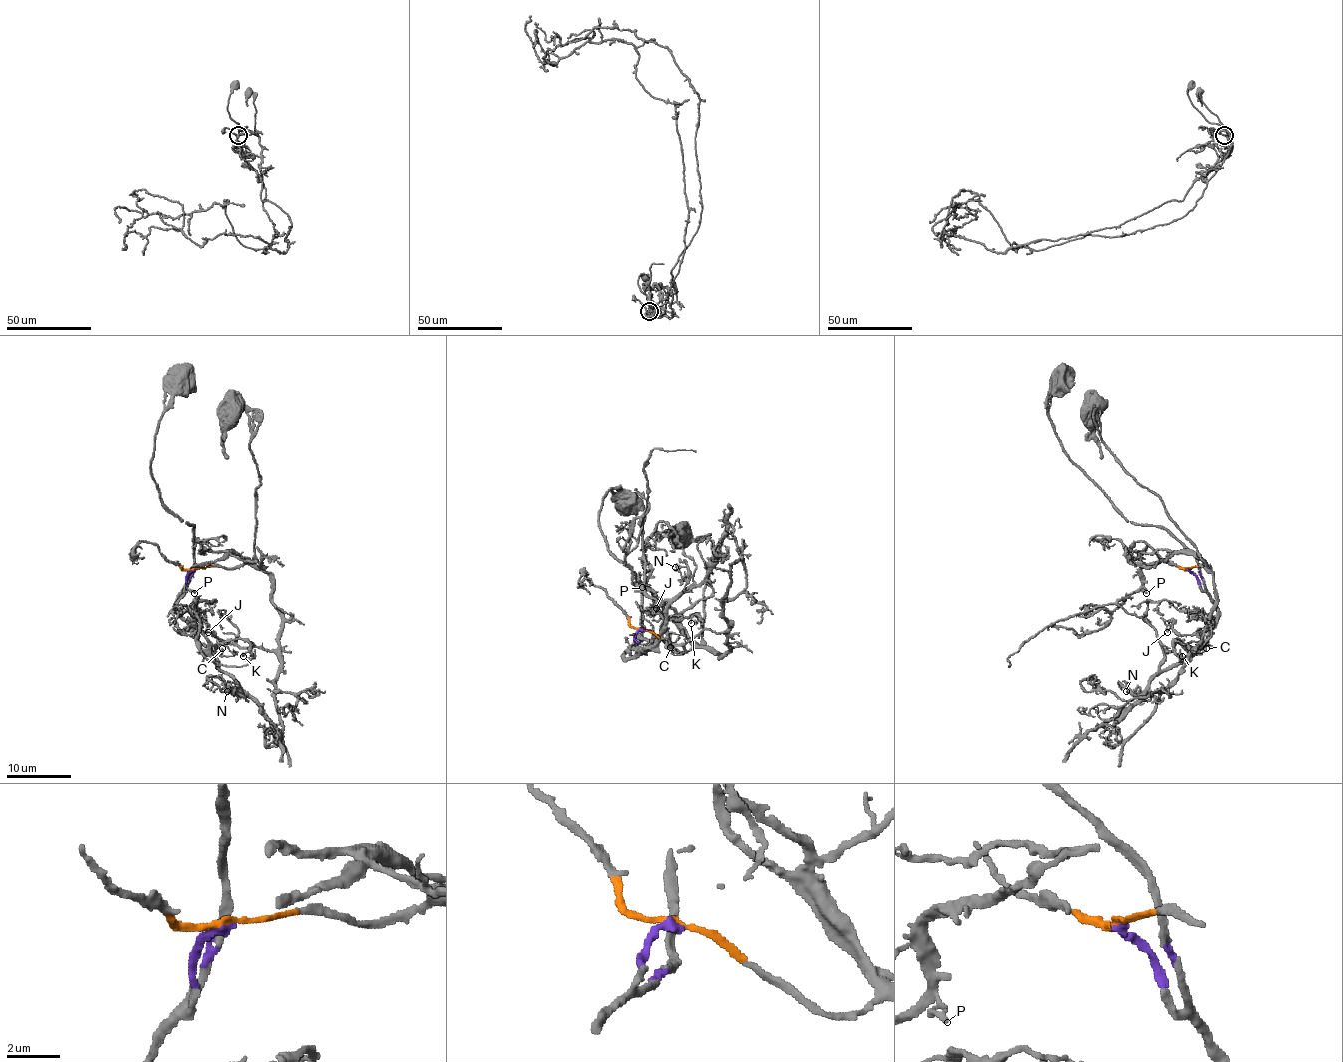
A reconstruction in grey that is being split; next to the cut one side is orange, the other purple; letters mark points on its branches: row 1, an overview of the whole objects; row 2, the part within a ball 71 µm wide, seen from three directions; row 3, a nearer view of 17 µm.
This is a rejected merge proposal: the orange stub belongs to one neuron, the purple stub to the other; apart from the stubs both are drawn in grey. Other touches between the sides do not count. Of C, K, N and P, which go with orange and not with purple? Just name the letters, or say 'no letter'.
P

